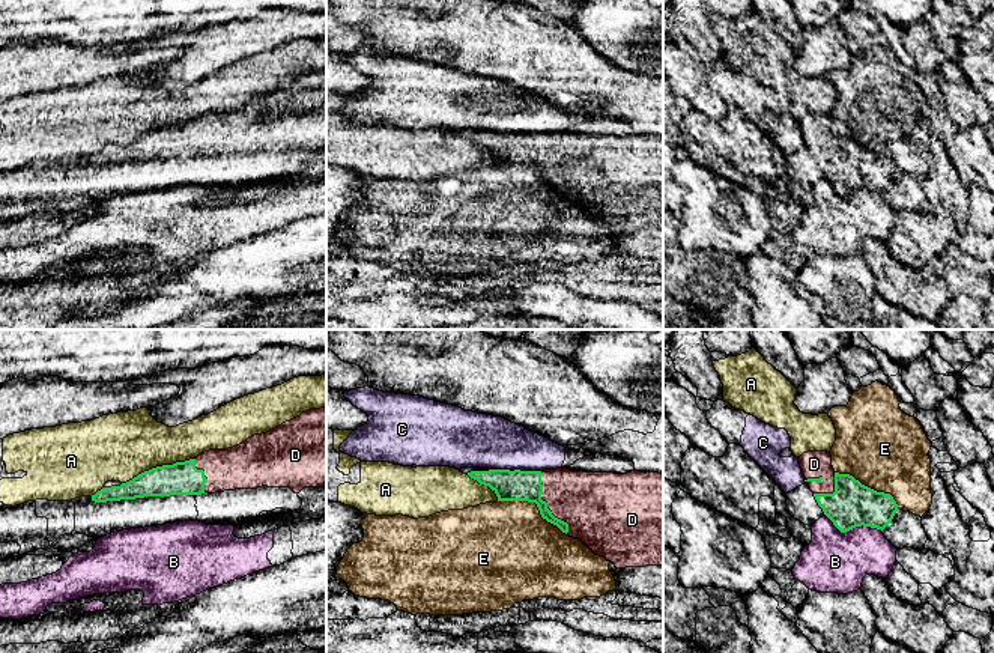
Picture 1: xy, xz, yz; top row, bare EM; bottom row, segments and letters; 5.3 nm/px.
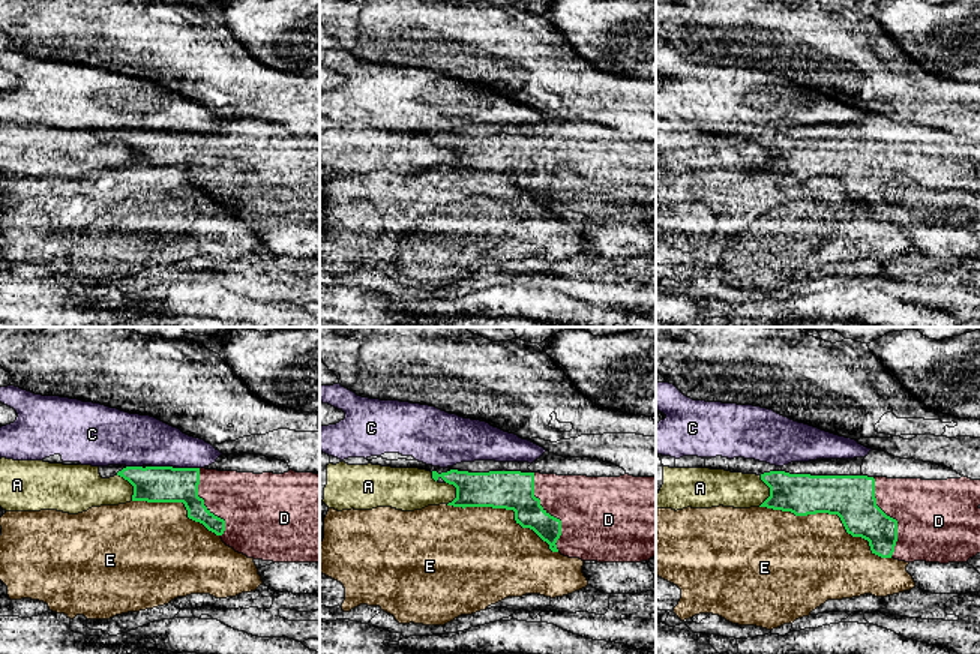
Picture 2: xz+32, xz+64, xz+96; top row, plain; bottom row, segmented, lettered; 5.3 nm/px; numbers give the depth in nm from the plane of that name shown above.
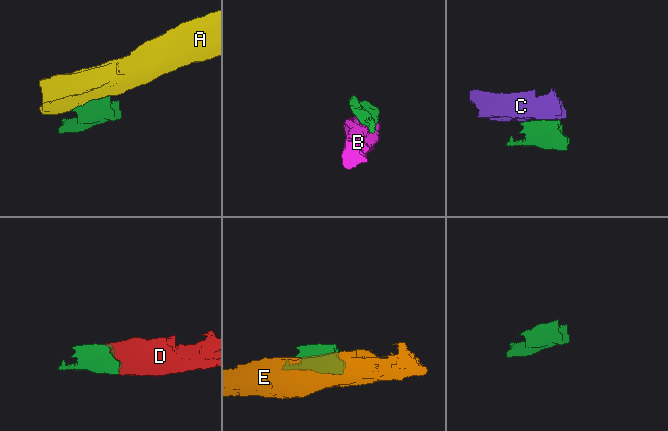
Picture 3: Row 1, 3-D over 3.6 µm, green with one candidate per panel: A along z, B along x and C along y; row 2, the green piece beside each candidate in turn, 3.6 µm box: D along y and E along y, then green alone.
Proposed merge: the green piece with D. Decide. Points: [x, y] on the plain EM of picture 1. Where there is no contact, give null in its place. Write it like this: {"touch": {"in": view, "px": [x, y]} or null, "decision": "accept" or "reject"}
{"touch": {"in": "xz", "px": [546, 167]}, "decision": "accept"}

